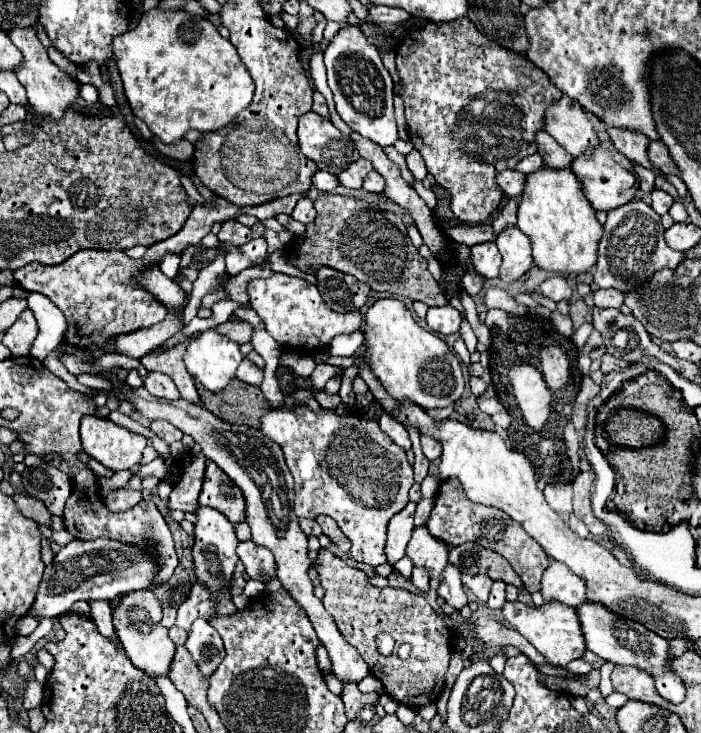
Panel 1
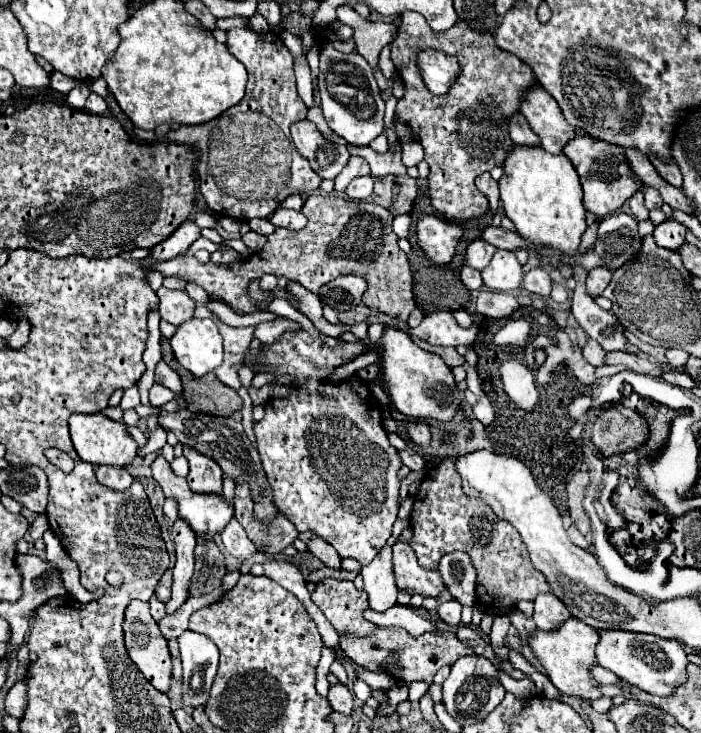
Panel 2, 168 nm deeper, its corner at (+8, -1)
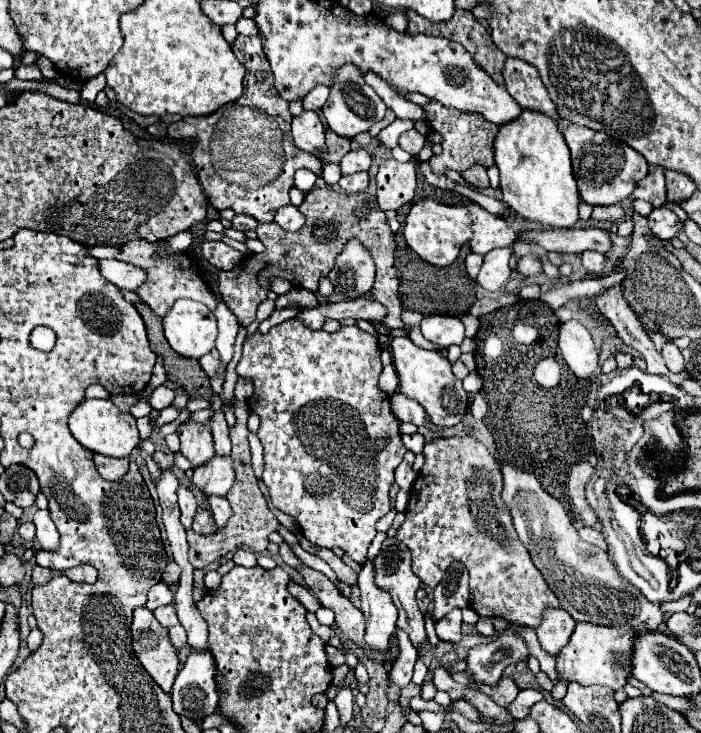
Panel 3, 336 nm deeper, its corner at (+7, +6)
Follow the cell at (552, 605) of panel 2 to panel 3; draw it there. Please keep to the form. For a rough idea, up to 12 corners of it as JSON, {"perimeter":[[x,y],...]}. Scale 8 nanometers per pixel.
{"perimeter":[[545,607],[535,631],[547,653],[569,641],[575,621],[561,607]]}

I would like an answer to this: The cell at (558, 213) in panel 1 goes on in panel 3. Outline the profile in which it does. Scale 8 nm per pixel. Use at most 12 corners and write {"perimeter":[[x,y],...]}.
{"perimeter":[[553,119],[501,125],[495,165],[519,217],[575,227],[581,197]]}

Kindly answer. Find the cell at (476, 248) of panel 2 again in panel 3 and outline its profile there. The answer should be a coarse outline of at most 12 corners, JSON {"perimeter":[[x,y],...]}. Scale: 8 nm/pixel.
{"perimeter":[[413,203],[403,235],[425,261],[485,255],[515,231],[479,205]]}

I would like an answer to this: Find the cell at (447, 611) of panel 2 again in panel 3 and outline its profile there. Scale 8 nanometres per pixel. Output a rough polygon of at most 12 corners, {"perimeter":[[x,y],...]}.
{"perimeter":[[461,609],[437,621],[441,641],[461,641]]}

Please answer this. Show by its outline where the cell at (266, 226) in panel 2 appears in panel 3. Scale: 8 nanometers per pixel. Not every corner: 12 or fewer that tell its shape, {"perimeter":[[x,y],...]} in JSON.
{"perimeter":[[235,215],[233,229],[247,231],[259,225],[251,215]]}

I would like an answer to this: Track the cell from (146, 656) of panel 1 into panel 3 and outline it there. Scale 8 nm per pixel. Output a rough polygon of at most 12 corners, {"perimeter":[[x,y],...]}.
{"perimeter":[[147,607],[133,611],[137,659],[169,693],[179,657]]}

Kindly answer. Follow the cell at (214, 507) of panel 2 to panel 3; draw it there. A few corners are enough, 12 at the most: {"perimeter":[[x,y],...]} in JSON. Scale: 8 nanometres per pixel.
{"perimeter":[[215,459],[195,469],[191,487],[205,497],[225,497],[233,487],[231,459]]}

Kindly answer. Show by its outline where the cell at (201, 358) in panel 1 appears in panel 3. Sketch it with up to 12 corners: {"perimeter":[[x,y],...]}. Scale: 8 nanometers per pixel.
{"perimeter":[[179,299],[163,317],[173,351],[201,359],[219,335],[215,315]]}

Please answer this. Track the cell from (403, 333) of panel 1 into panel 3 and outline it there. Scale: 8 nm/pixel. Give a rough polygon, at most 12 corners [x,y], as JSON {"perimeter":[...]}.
{"perimeter":[[393,337],[399,391],[435,425],[463,419],[469,397],[437,351]]}

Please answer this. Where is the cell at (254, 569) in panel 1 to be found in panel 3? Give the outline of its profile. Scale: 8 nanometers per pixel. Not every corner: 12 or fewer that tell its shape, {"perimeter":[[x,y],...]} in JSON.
{"perimeter":[[225,497],[209,499],[213,519],[223,529],[233,515]]}

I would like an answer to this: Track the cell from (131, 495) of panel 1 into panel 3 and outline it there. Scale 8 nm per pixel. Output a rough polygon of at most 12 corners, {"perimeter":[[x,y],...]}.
{"perimeter":[[95,455],[95,467],[107,481],[119,481],[129,459]]}

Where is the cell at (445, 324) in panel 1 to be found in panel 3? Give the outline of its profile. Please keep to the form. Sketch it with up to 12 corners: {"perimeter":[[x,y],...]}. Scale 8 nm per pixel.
{"perimeter":[[425,315],[423,337],[439,347],[459,345],[465,329],[459,317]]}

